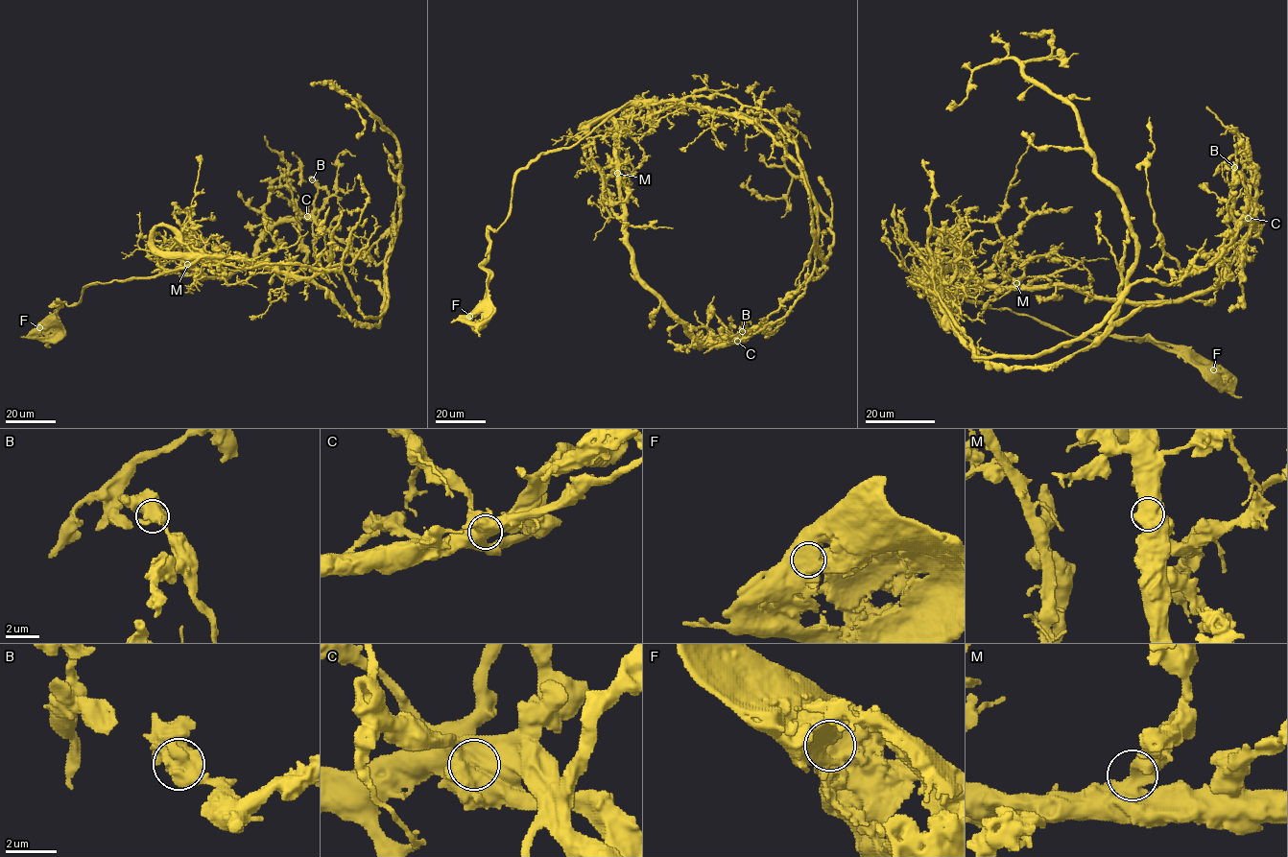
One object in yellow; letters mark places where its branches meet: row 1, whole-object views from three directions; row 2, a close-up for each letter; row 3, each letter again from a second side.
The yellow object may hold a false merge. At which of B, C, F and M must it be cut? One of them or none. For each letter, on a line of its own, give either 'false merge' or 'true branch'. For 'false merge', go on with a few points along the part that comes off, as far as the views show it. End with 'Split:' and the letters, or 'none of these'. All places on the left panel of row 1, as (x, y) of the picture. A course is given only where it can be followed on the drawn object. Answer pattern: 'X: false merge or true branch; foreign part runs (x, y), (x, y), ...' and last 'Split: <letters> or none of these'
B: true branch
C: false merge; foreign part runs (307, 216), (385, 263), (378, 317), (360, 311), (337, 271), (215, 262), (193, 246), (191, 208)
F: true branch
M: true branch
Split: C

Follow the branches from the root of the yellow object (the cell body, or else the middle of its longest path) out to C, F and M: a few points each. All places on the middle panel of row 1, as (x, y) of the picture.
C: (621, 194), (632, 268), (638, 277), (699, 341), (709, 345), (737, 342)
F: (621, 194), (611, 113), (627, 104), (518, 172), (507, 219), (488, 227), (487, 297), (469, 316)
M: (621, 194), (617, 173)

